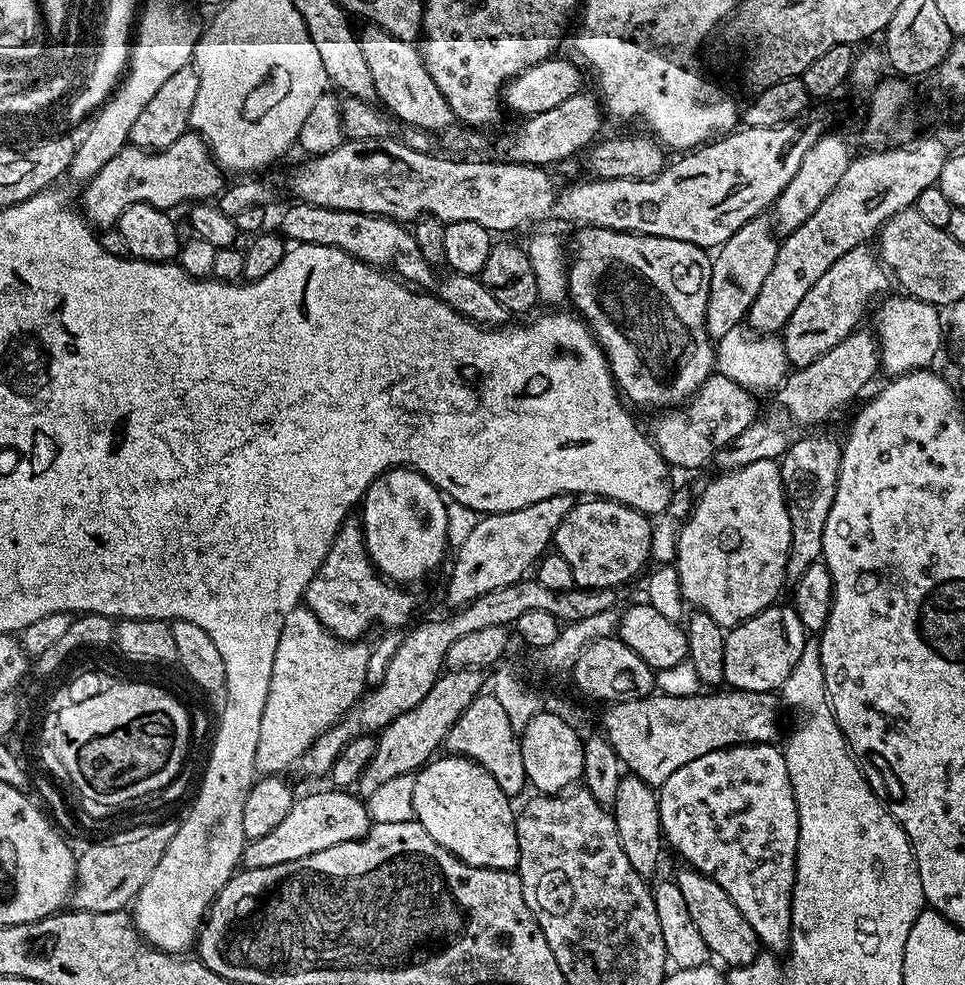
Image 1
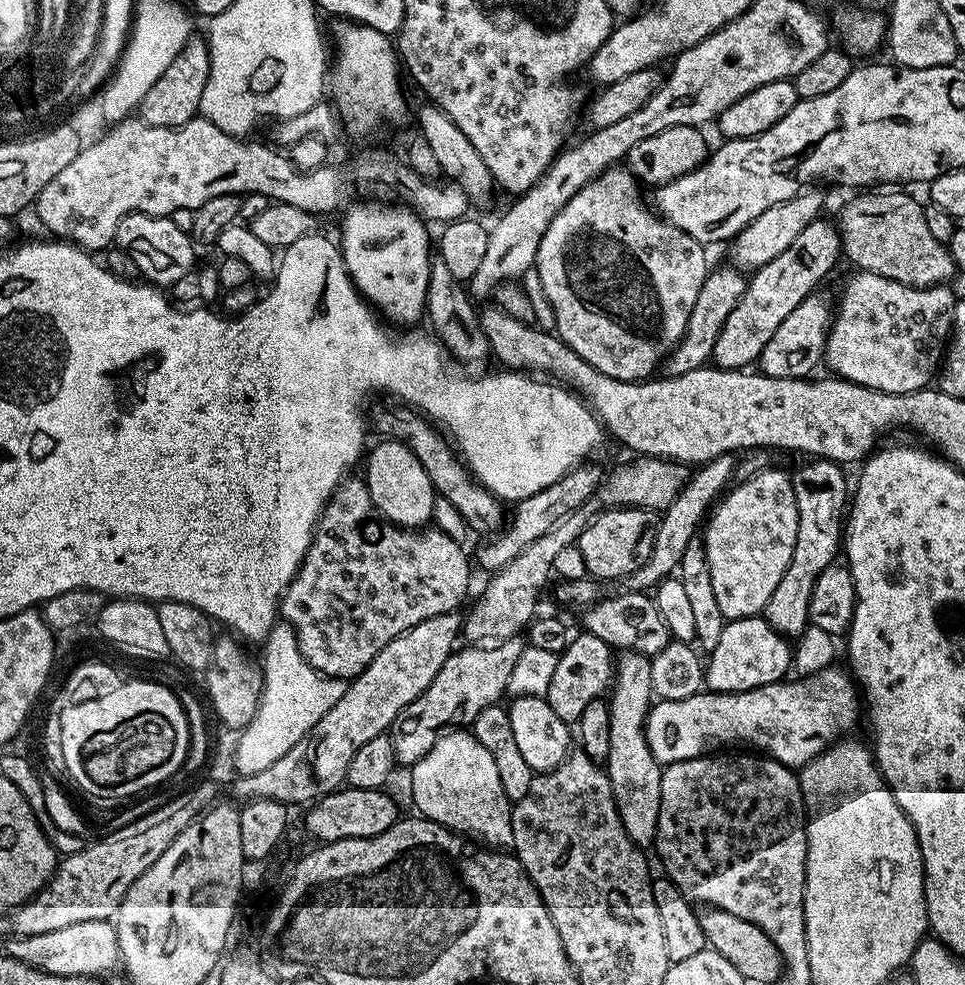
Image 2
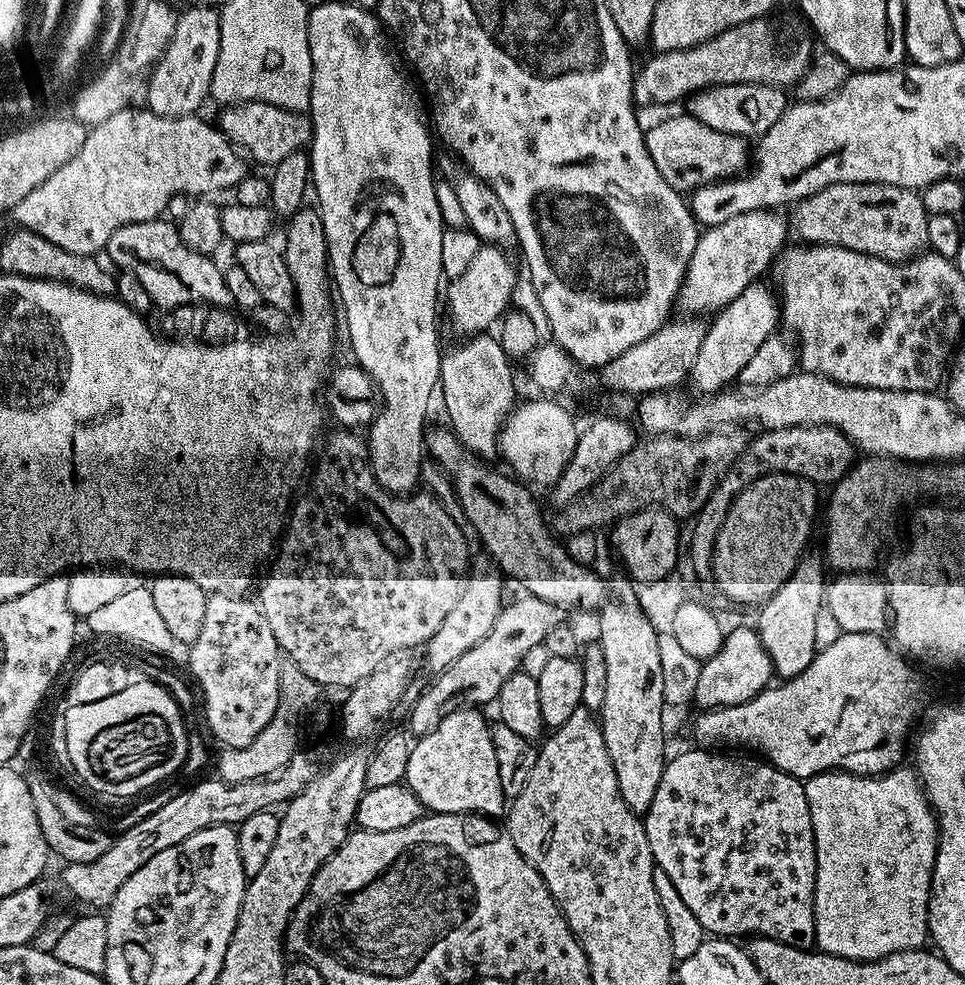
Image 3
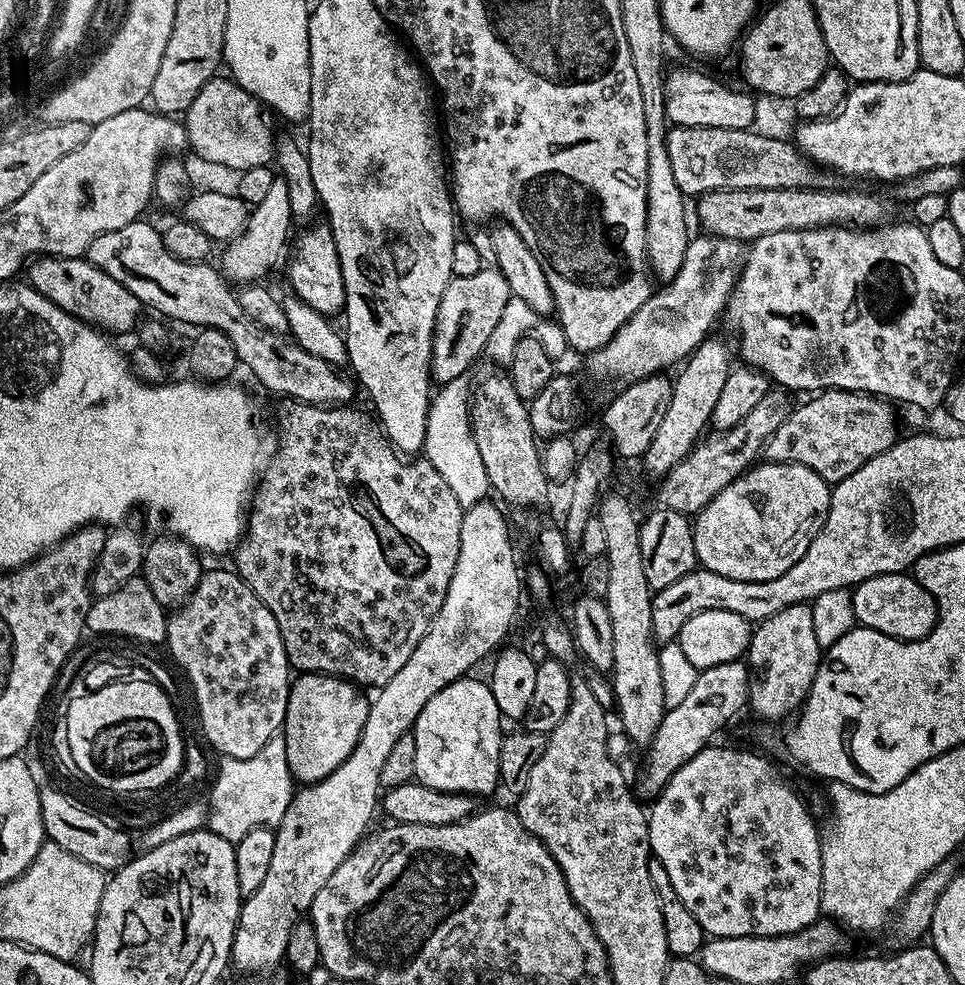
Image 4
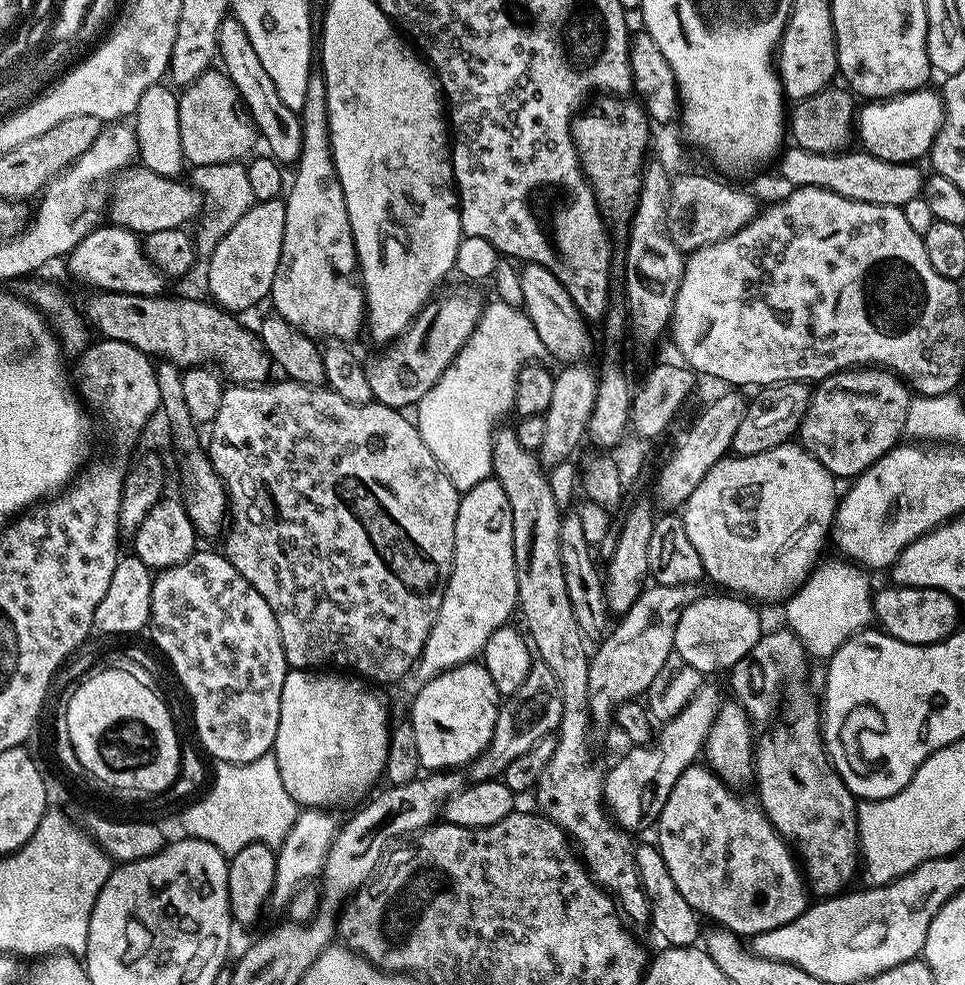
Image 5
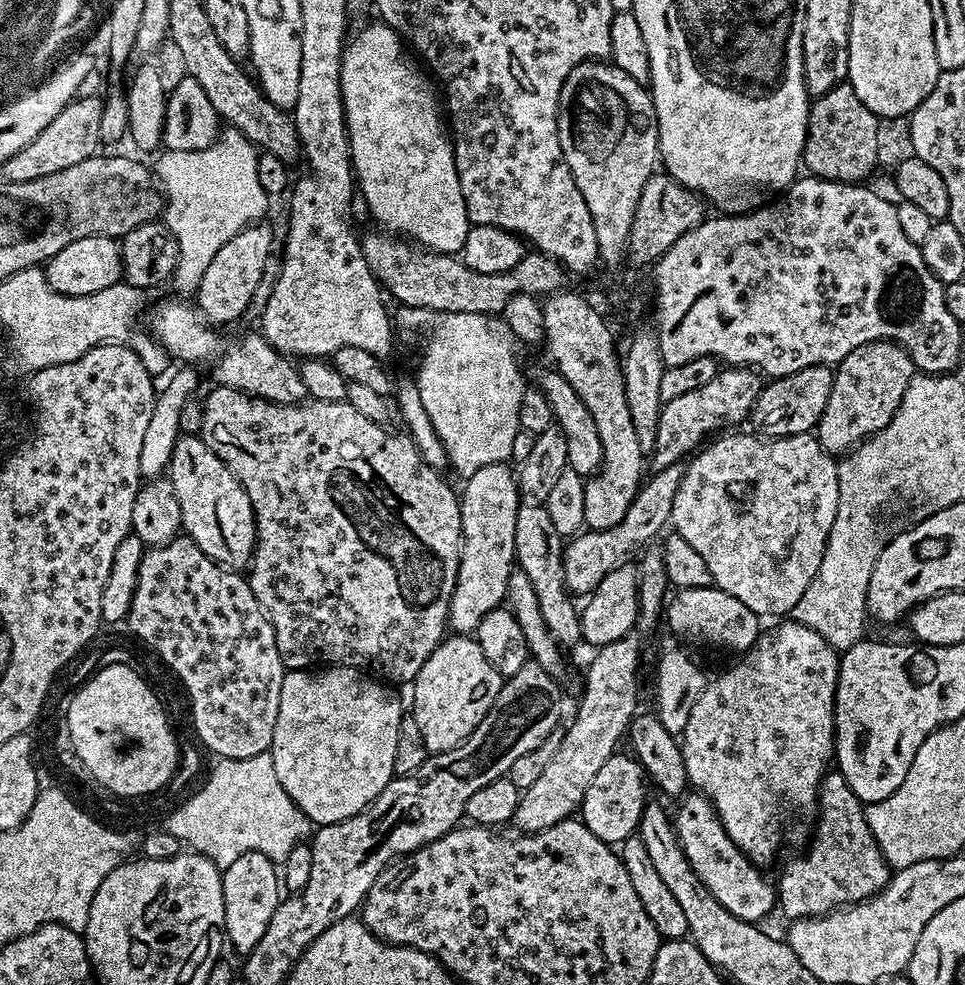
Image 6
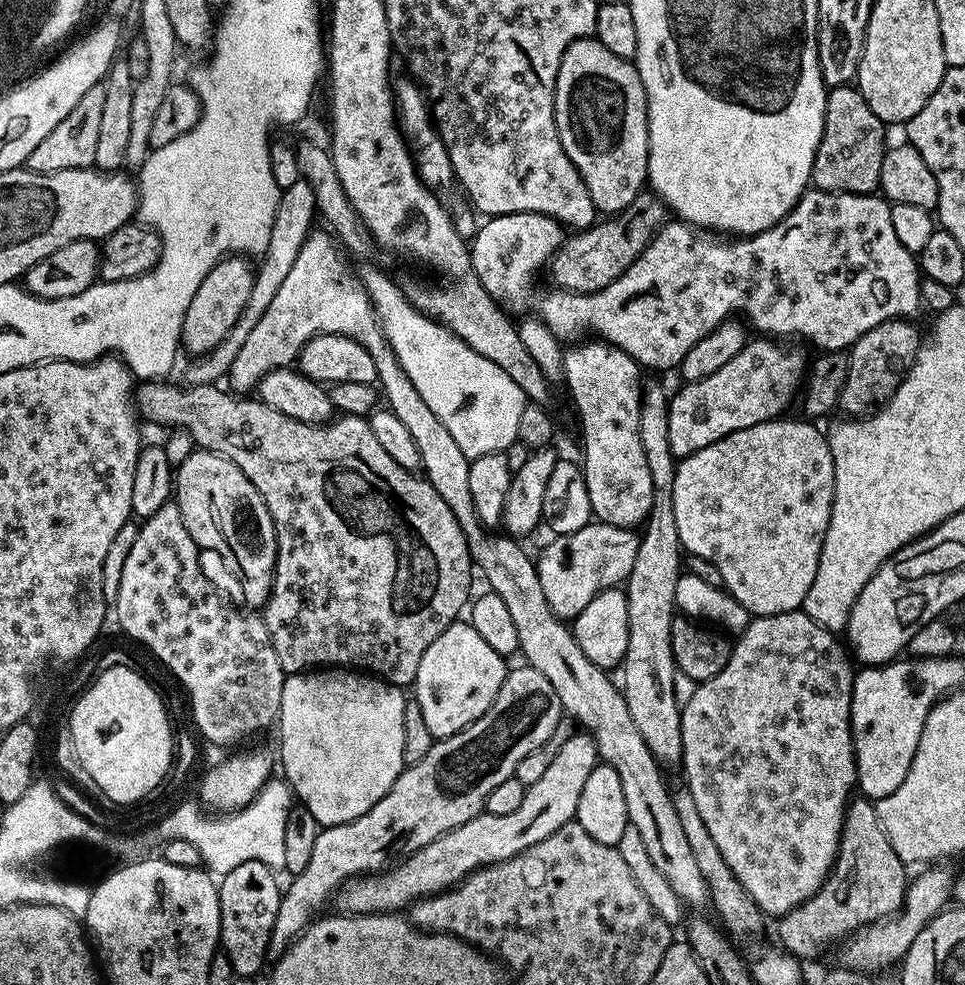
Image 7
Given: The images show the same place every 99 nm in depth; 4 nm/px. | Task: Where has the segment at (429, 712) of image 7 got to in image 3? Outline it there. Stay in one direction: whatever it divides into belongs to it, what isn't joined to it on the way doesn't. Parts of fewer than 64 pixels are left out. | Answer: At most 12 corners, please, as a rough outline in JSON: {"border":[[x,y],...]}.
{"border":[[463,707],[417,739],[404,775],[429,813],[496,818],[489,721]]}

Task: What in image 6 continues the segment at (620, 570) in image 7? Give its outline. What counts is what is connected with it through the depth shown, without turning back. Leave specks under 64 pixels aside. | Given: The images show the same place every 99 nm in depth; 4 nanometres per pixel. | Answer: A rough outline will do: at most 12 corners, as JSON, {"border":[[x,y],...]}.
{"border":[[684,468],[641,483],[616,528],[564,544],[564,587],[584,598],[669,527]]}

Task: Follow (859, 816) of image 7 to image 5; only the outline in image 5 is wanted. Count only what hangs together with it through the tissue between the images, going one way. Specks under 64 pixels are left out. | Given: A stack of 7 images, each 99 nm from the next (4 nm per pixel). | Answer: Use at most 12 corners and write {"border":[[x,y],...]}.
{"border":[[765,631],[730,669],[754,785],[817,897],[862,864],[808,649]]}

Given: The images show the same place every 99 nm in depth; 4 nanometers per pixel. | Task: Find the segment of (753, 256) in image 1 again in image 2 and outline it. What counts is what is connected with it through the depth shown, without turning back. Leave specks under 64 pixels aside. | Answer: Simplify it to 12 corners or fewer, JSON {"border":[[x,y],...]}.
{"border":[[735,266],[713,267],[667,375],[712,360],[730,310],[748,289]]}

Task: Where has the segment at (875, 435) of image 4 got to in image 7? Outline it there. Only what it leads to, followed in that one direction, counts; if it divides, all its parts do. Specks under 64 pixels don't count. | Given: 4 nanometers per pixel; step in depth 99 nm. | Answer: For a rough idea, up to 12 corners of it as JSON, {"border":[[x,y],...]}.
{"border":[[908,318],[866,330],[847,349],[845,417],[873,416],[922,343]]}

